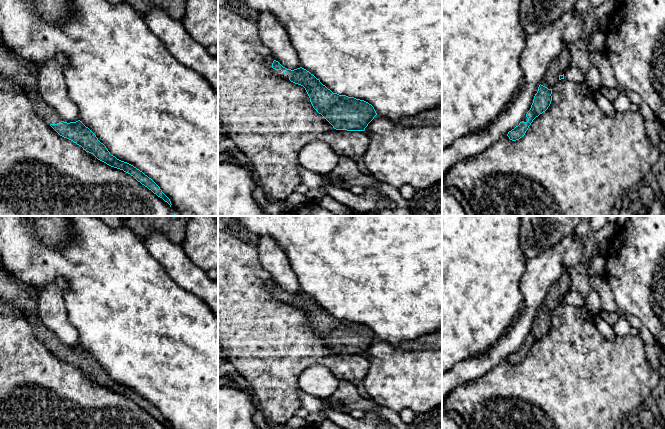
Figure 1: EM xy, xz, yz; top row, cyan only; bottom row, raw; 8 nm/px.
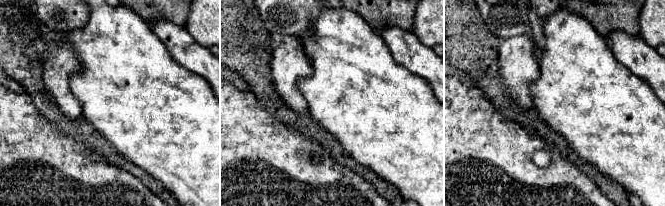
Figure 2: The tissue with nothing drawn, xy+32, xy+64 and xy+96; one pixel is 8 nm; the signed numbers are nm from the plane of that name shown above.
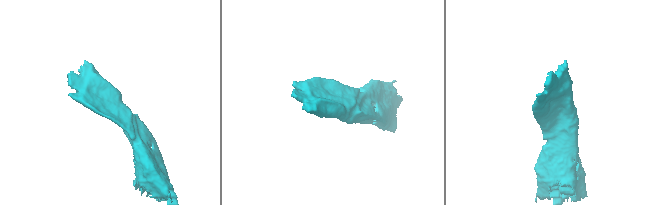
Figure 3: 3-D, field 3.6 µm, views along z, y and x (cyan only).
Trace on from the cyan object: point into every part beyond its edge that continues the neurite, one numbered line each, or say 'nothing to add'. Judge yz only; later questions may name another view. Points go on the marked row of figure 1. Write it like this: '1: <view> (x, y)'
1: yz (558, 66)

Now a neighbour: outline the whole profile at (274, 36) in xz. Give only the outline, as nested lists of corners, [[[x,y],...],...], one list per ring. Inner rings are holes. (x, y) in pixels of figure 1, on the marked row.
[[[269,11],[261,13],[257,20],[261,41],[270,49],[271,56],[287,69],[300,68],[299,57],[283,24]]]

